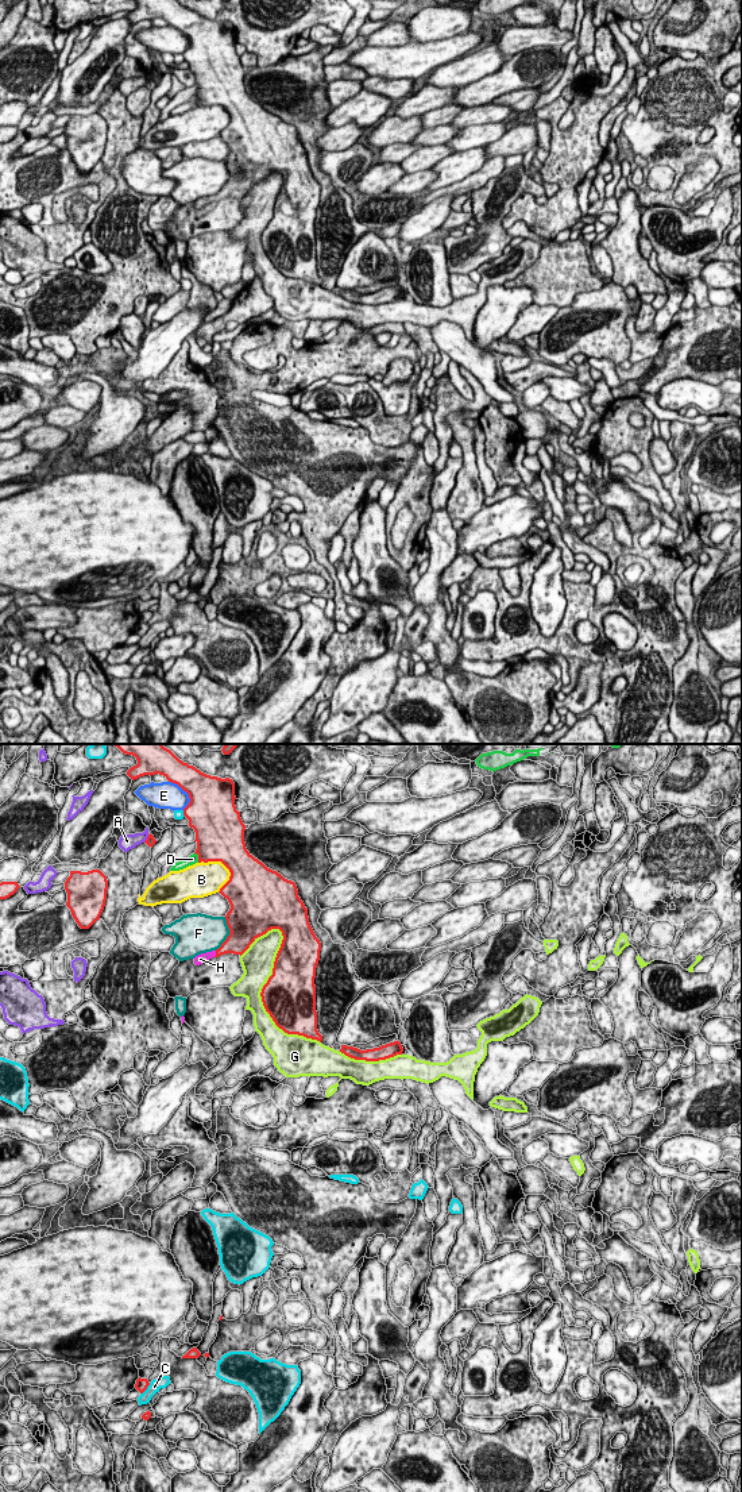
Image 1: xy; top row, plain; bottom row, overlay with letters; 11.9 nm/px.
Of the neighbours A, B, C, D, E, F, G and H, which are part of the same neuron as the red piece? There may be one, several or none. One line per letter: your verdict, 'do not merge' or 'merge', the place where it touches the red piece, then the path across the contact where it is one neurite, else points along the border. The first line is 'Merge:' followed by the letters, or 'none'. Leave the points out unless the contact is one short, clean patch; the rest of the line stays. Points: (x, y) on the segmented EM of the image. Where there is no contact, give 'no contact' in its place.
Merge: H
A: do not merge | xy (147, 839)
B: do not merge | xy (224, 864)
C: do not merge | xy (146, 1388)
D: do not merge | xy (198, 858)
E: do not merge | xy (186, 791)
F: do not merge | xy (230, 935)
G: do not merge | xy (261, 995)
H: merge | xy (216, 953) | across xy (234, 944), (216, 953), (200, 959)

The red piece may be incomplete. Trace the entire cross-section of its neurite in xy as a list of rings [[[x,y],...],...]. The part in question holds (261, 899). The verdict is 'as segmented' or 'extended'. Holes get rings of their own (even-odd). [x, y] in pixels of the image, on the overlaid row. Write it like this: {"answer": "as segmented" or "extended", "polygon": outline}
{"answer": "extended", "polygon": [[[112,744],[123,753],[136,757],[138,764],[127,771],[135,780],[144,775],[163,775],[189,794],[190,802],[183,809],[189,826],[196,832],[198,863],[221,861],[231,872],[229,880],[220,888],[231,909],[225,915],[229,936],[216,951],[194,957],[194,964],[225,953],[243,955],[250,945],[271,929],[279,929],[283,940],[277,953],[273,975],[263,986],[260,996],[266,1011],[275,1025],[287,1034],[322,1041],[317,1030],[316,1011],[316,968],[320,960],[321,942],[316,937],[308,917],[308,909],[298,897],[294,882],[285,879],[277,871],[267,868],[246,848],[246,825],[235,806],[235,783],[232,779],[210,776],[179,760],[162,744]]]}

